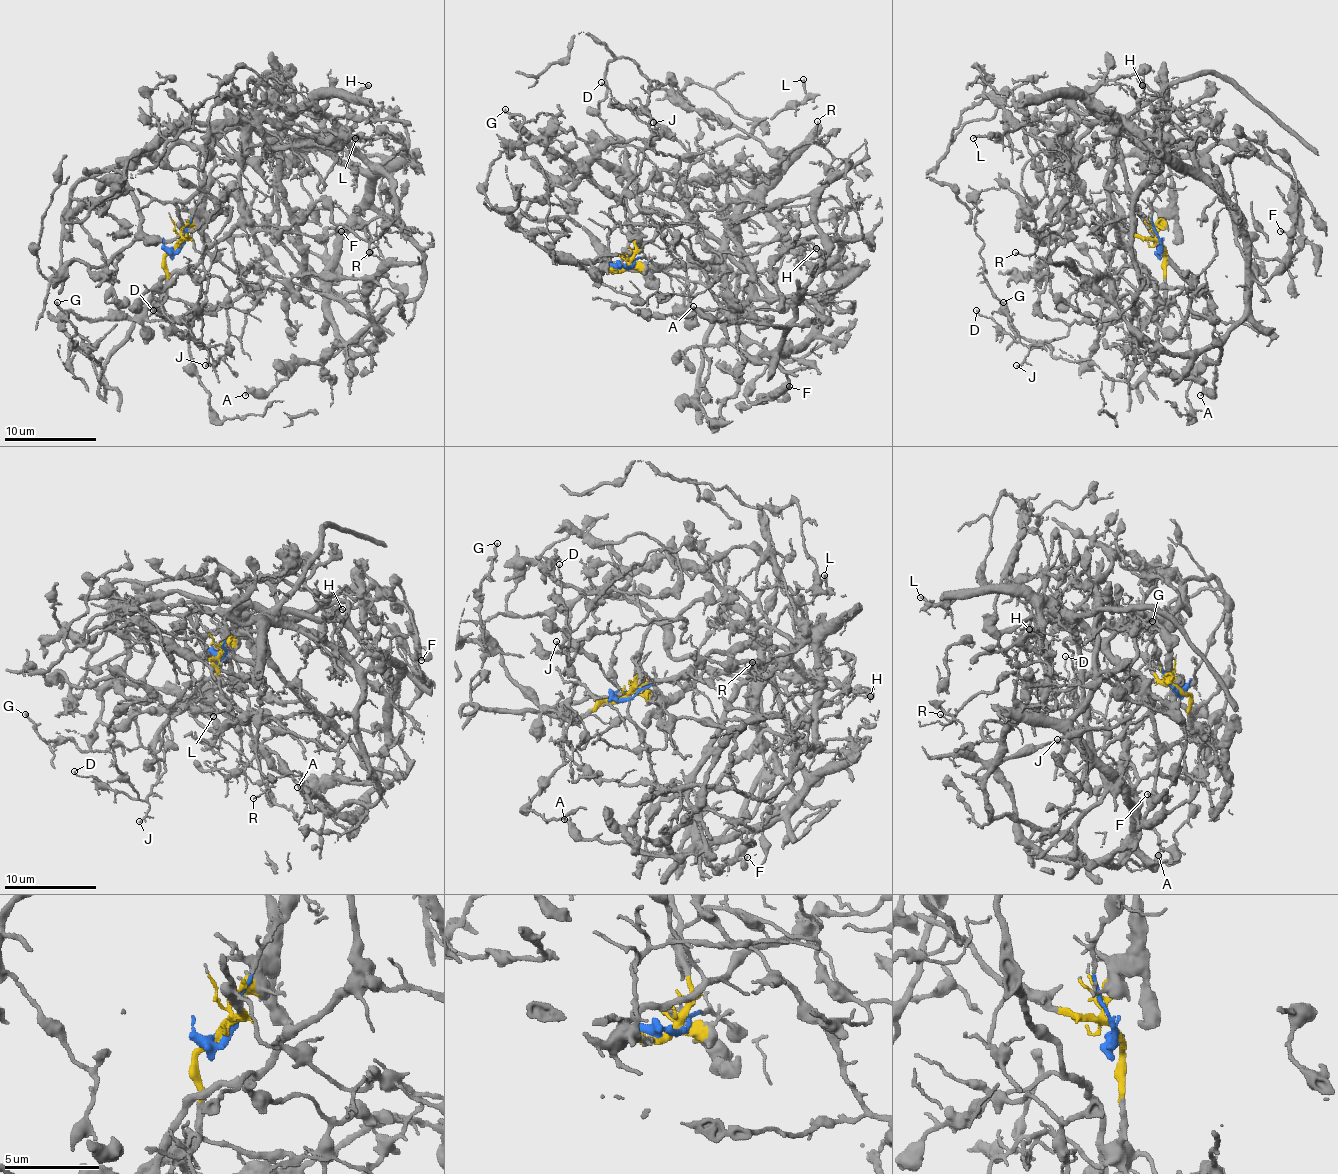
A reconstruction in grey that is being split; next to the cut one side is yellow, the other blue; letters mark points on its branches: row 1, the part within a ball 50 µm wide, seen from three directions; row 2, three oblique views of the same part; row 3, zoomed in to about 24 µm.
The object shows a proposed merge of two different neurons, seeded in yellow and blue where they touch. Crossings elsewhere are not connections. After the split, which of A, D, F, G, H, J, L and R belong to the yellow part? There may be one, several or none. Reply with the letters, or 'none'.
D, G, J, L, R

